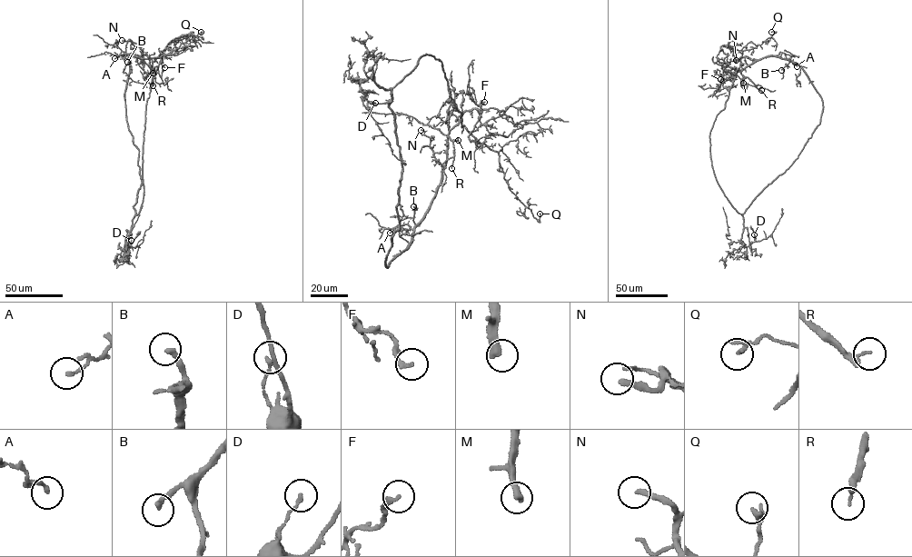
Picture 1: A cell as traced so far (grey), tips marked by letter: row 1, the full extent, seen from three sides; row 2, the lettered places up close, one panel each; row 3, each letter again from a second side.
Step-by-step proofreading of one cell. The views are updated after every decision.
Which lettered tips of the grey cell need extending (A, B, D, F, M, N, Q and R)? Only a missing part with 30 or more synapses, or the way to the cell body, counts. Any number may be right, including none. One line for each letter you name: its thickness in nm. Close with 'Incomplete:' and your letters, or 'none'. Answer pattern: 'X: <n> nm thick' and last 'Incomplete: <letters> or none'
B: 260 nm thick
M: 380 nm thick
N: 240 nm thick
R: 170 nm thick
Incomplete: B, M, N, R

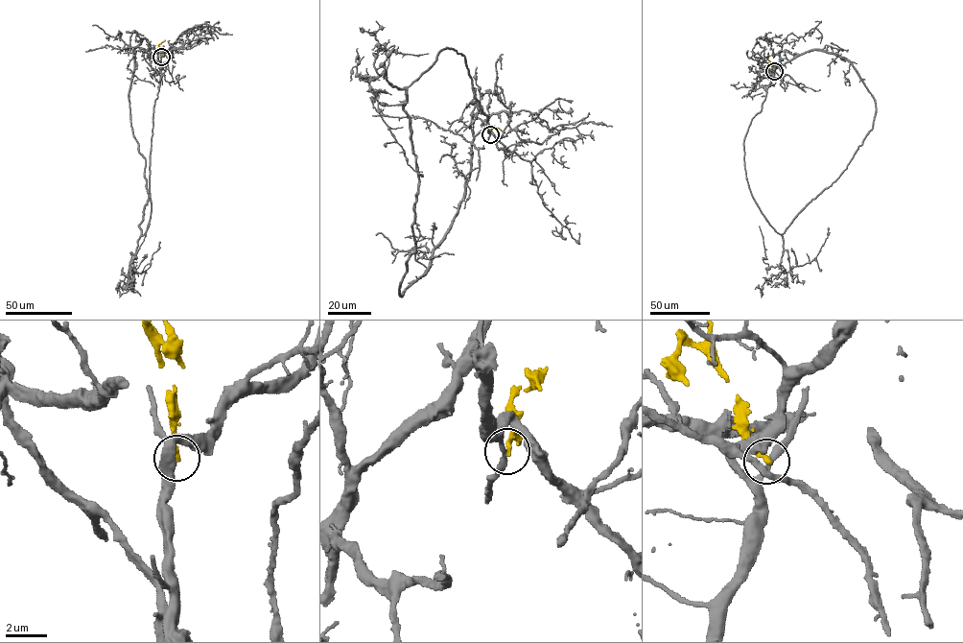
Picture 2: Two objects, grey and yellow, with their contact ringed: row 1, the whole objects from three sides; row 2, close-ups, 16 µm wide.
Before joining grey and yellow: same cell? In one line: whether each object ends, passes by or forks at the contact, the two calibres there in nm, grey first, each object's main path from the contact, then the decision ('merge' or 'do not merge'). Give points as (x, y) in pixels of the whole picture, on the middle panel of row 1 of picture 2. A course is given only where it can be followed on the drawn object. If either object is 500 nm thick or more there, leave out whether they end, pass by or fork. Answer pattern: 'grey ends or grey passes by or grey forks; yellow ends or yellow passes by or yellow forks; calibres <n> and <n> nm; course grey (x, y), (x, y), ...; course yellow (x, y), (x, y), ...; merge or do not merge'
grey passes by; yellow ends; calibres 280 and 260 nm; course grey (490, 134), (455, 49), (441, 49), (405, 88), (385, 73), (372, 80), (378, 112), (423, 176); course yellow (490, 134), (489, 130), (496, 128), (503, 130); do not merge

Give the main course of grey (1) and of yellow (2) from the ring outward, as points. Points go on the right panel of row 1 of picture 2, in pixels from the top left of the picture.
1: (774, 71), (743, 150), (751, 195), (782, 235), (780, 267), (788, 272), (812, 260), (828, 227)
2: (774, 71), (768, 56)

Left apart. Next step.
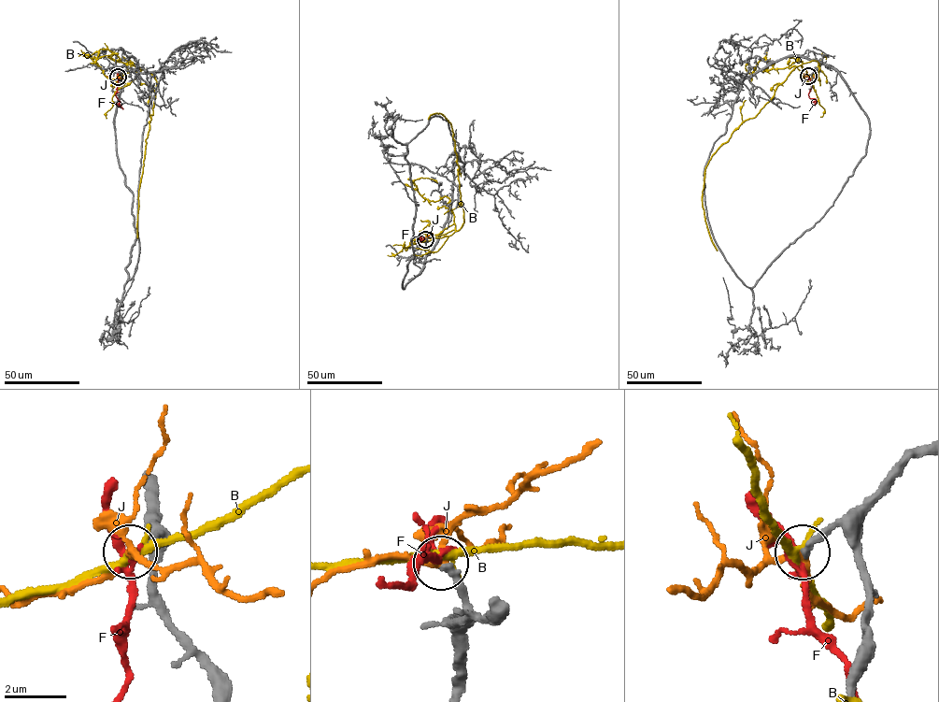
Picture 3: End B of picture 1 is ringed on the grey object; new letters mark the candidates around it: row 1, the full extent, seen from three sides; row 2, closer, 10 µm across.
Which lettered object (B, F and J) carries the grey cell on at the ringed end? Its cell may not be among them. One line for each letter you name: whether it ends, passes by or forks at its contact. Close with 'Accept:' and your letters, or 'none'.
J: it passes by
Accept: J

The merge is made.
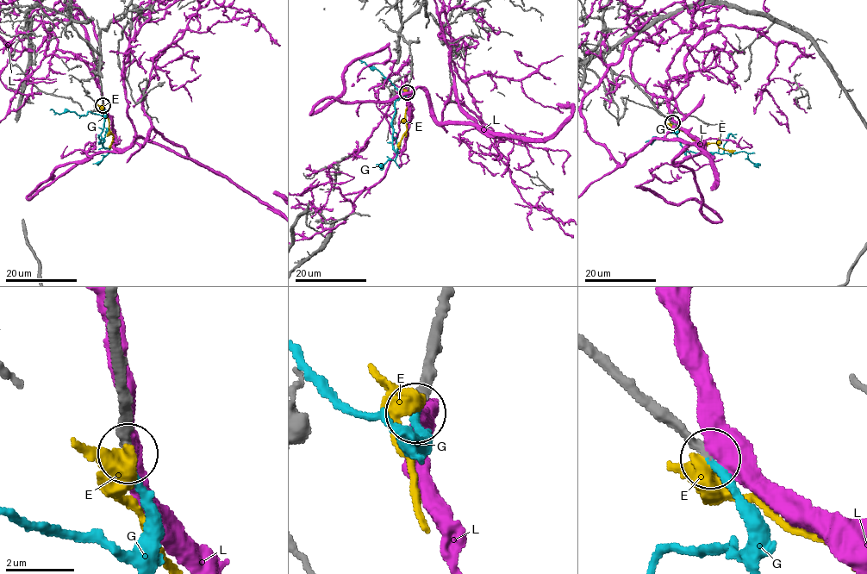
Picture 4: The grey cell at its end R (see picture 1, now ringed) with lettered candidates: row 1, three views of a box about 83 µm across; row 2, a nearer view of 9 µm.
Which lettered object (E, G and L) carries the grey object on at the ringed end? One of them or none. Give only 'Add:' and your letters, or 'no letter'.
Add: G

